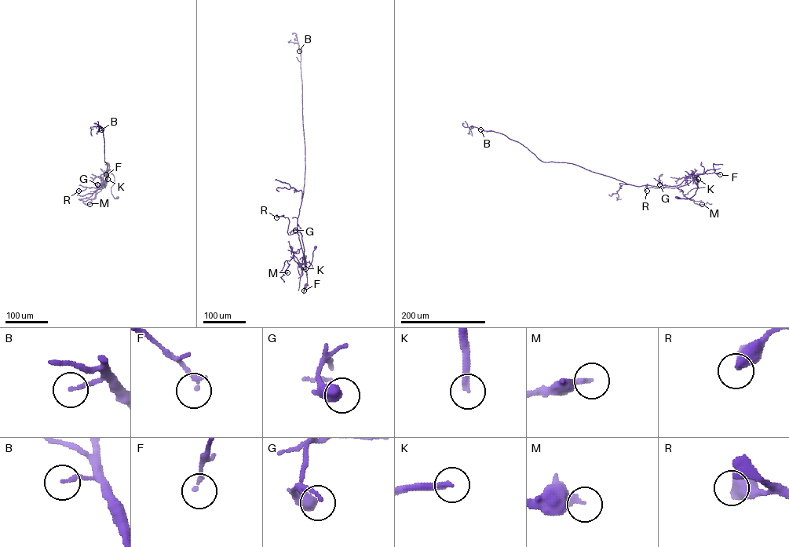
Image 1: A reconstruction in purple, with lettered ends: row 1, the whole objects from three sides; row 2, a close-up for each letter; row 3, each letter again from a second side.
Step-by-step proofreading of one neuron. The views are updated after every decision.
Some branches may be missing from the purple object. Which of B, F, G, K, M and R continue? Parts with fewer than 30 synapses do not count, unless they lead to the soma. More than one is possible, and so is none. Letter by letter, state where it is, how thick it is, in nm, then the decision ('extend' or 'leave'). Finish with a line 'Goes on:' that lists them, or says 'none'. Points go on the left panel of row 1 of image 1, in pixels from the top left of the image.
B: (101, 129) | 140 nm | leave
F: (106, 174) | 180 nm | leave
G: (97, 184) | 550 nm | leave
K: (107, 179) | 280 nm | extend
M: (89, 204) | 320 nm | leave
R: (78, 191) | 550 nm | leave
Goes on: K

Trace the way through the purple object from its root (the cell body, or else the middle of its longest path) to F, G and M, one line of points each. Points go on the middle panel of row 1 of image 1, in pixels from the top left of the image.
F: (315, 247), (308, 267), (312, 268), (309, 263), (306, 263), (307, 283), (304, 290)
G: (315, 247), (309, 268), (312, 266), (306, 263), (301, 233), (295, 230)
M: (315, 247), (308, 267), (312, 268), (305, 263), (301, 247), (287, 261), (283, 272), (287, 272)

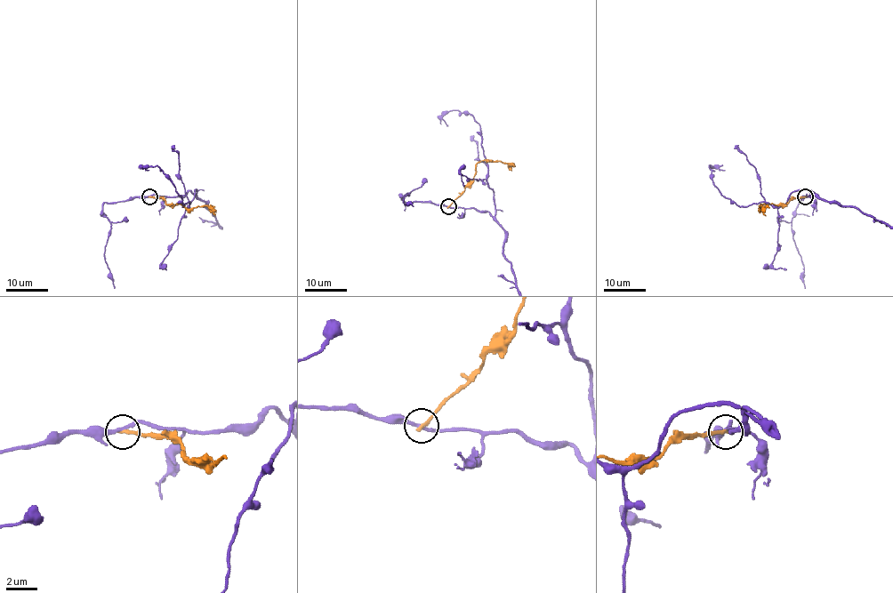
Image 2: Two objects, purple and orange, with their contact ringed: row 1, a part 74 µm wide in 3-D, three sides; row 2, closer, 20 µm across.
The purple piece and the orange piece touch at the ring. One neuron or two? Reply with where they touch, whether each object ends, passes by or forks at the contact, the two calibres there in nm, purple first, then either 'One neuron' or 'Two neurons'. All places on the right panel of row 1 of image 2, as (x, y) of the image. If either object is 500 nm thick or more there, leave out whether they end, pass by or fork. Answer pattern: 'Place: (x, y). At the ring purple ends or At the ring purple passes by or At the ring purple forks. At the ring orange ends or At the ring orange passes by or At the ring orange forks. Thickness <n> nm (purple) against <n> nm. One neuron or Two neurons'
Place: (805, 196). At the ring purple passes by. At the ring orange ends. Thickness 200 nm (purple) against 220 nm. Two neurons

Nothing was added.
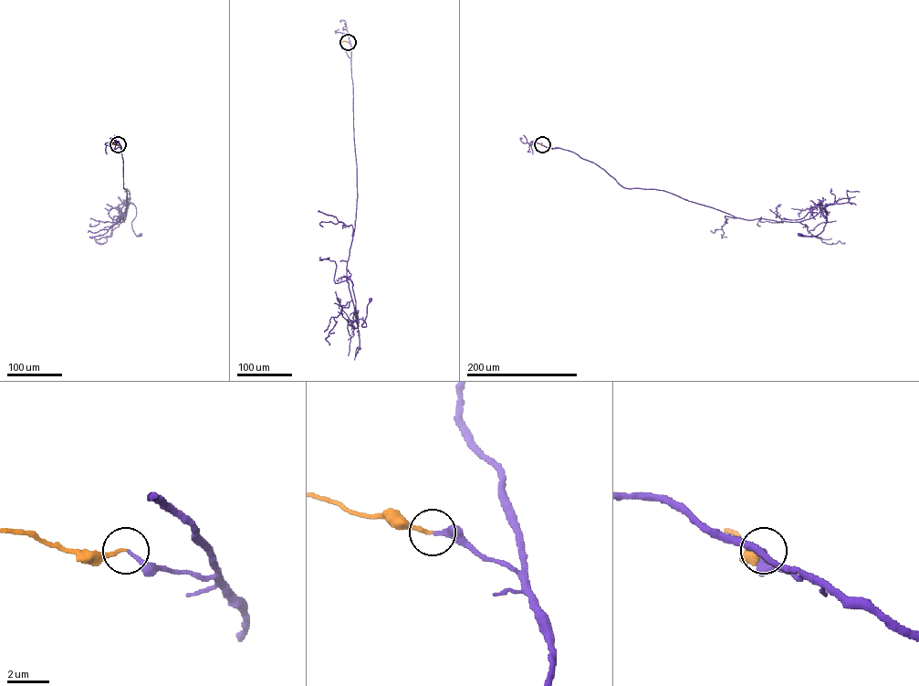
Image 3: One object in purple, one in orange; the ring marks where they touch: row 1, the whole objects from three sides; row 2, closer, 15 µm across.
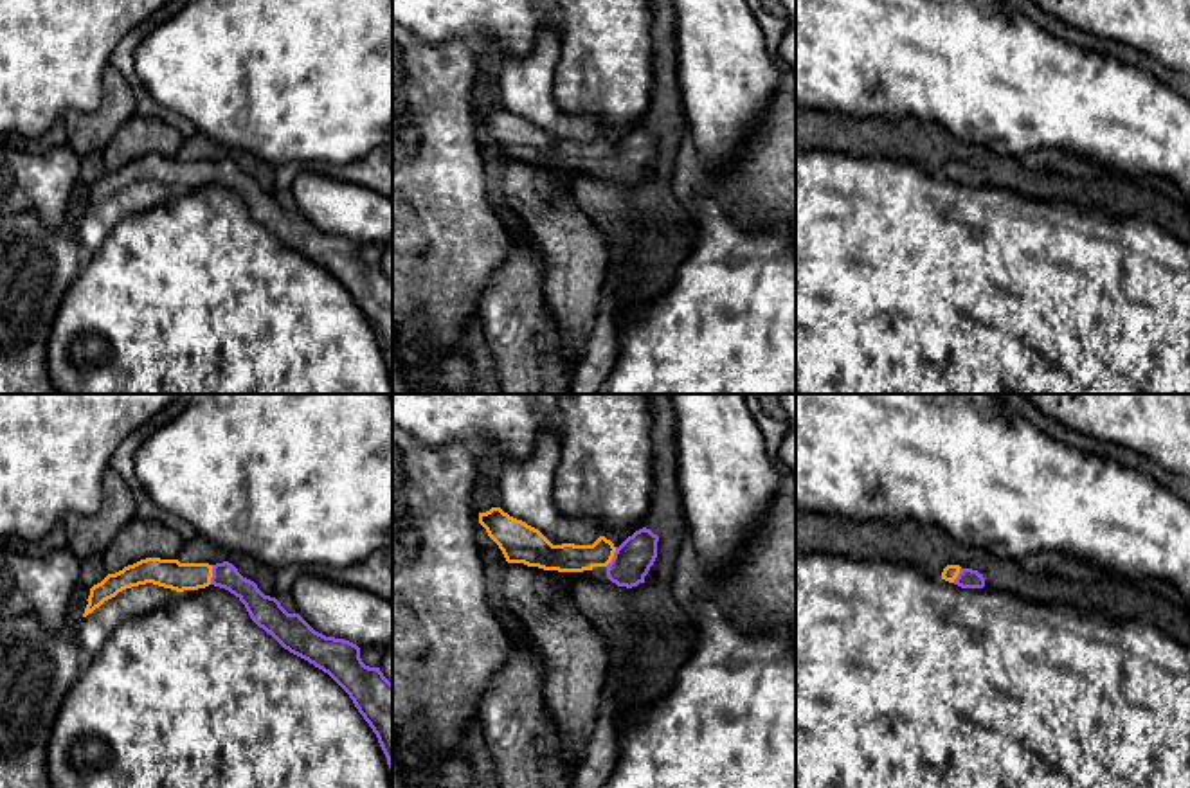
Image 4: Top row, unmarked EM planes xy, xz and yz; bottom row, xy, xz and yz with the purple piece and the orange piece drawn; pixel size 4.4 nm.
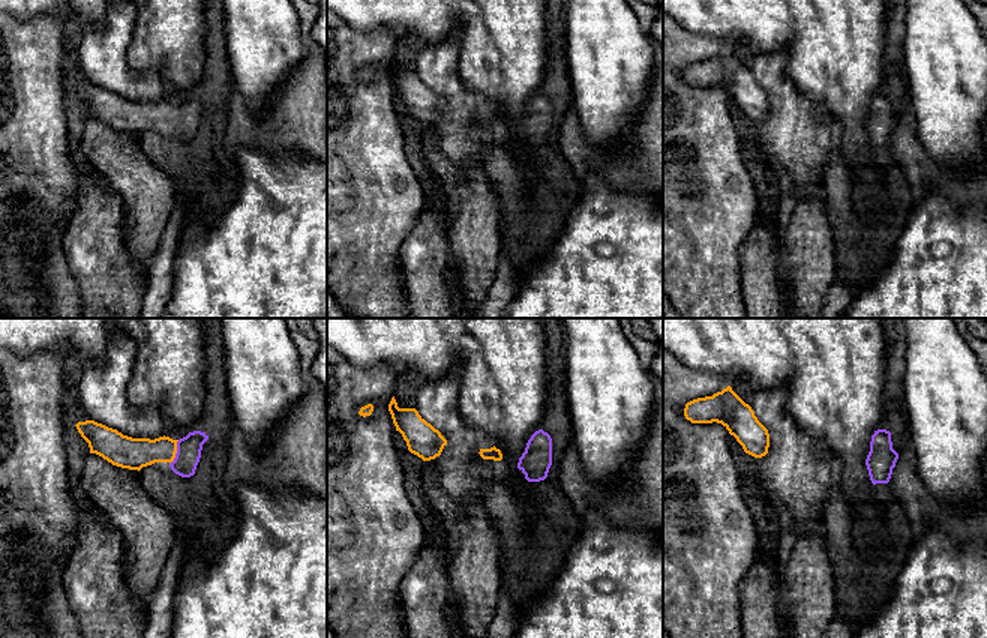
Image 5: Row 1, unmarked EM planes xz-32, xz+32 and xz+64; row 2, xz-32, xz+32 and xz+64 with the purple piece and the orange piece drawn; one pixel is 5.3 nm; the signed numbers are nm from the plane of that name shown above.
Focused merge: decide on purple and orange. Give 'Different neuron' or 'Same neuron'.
Same neuron

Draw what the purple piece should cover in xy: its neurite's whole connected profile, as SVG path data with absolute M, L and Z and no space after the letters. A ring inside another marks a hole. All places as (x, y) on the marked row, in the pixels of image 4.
M160 558L140 560L94 585L83 617L119 592L146 583L176 592L214 585L234 594L259 628L290 653L328 673L349 694L376 734L392 775L392 684L380 667L362 662L356 644L315 631L299 613L288 613L275 597L265 595L229 561L209 565Z

